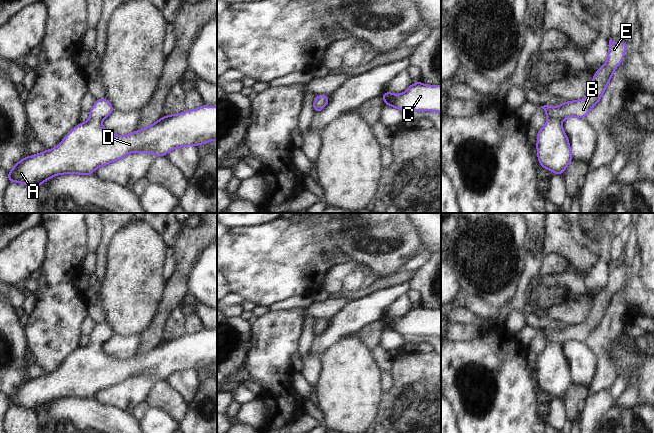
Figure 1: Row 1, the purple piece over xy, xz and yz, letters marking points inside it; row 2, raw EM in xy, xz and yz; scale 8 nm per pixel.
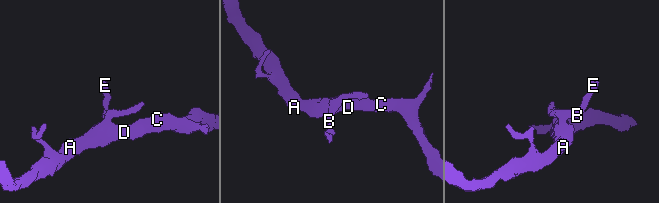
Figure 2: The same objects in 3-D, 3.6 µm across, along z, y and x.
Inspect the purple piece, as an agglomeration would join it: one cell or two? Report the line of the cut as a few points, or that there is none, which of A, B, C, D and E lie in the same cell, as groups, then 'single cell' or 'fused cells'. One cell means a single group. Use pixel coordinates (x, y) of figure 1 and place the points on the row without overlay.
no cut; A B C D E; single cell

